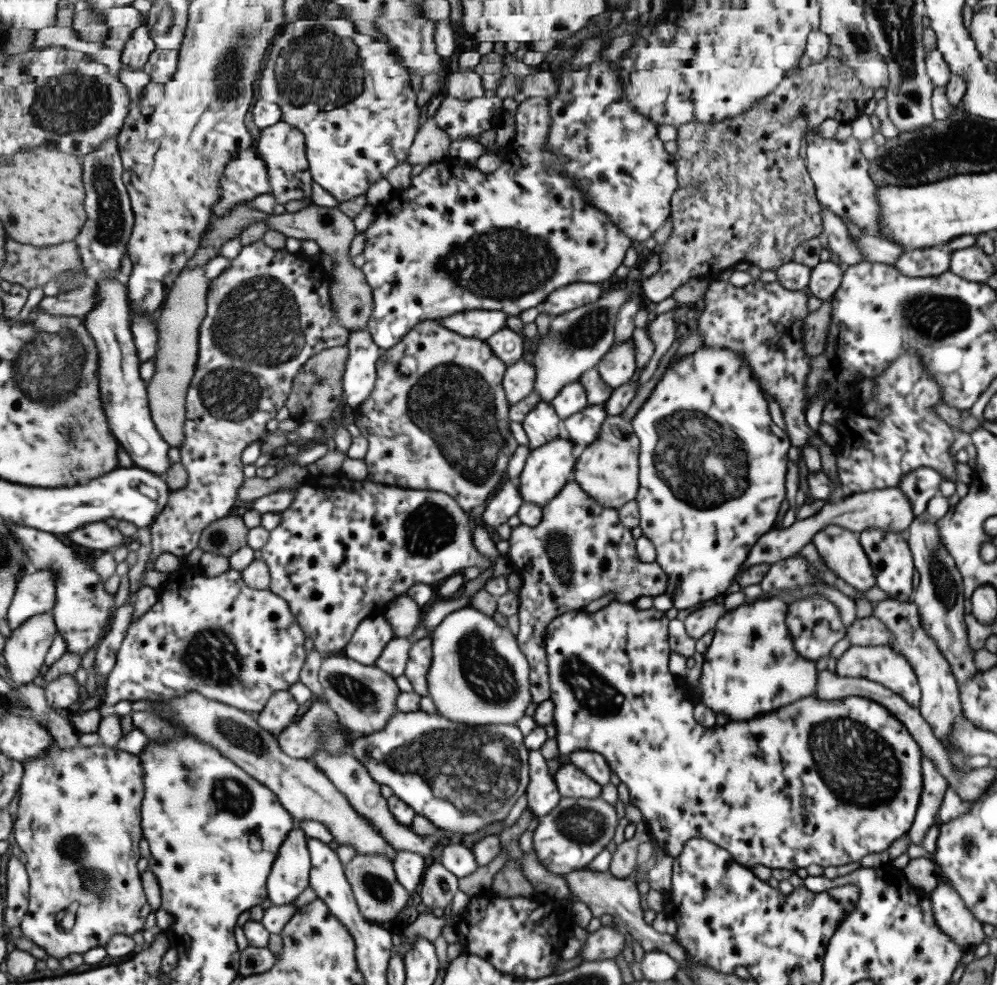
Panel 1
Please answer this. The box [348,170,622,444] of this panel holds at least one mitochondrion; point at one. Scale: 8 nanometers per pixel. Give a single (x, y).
(505, 262)

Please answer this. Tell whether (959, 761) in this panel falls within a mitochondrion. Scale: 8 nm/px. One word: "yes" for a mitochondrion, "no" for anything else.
yes

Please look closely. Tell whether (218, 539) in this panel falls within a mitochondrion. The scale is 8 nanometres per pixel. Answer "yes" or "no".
yes

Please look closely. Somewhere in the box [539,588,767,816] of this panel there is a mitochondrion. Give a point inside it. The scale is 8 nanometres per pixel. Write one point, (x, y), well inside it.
(592, 689)

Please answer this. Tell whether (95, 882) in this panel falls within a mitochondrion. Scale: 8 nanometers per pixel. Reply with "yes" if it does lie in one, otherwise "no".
yes

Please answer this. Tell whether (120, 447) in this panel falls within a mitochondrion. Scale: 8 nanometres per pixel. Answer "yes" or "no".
no

